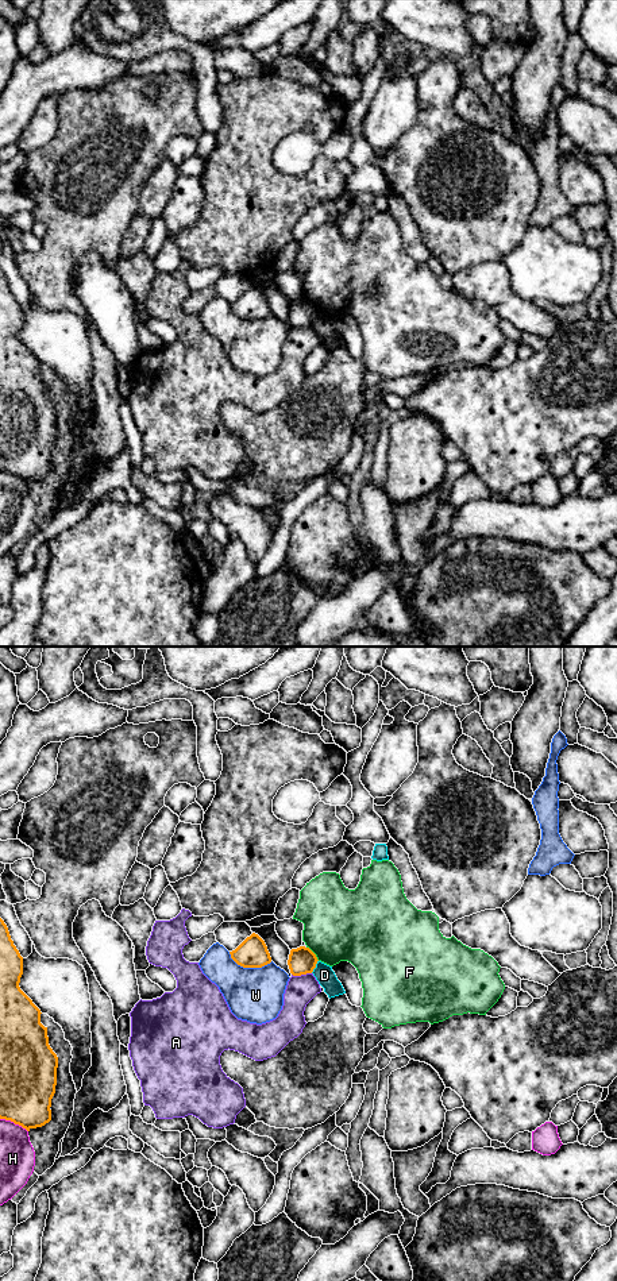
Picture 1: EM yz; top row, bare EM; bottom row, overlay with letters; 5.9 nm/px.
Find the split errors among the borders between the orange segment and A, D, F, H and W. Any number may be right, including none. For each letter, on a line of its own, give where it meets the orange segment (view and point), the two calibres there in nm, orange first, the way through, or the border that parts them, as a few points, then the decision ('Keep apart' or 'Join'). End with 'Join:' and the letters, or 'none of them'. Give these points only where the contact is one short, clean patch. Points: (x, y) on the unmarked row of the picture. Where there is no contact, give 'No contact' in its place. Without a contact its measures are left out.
A: Touches orange at yz (301, 325). Thickness 160 nm (orange) against 170 nm. Boundary: yz (311, 324), (292, 327). Keep apart
D: Touches orange at yz (315, 319). Thickness 160 nm (orange) against 110 nm. Boundary: yz (317, 312), (311, 324). Keep apart
F: Touches orange at yz (313, 305). Thickness 160 nm (orange) against 440 nm. Keep apart
H: Touches orange at yz (14, 474). Thickness 340 nm (orange) against 200 nm. Keep apart
W: Touches orange at yz (249, 319). Thickness 180 nm (orange) against 320 nm. Keep apart
Join: none of them

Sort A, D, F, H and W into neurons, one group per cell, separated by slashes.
A / D / F / H / W

